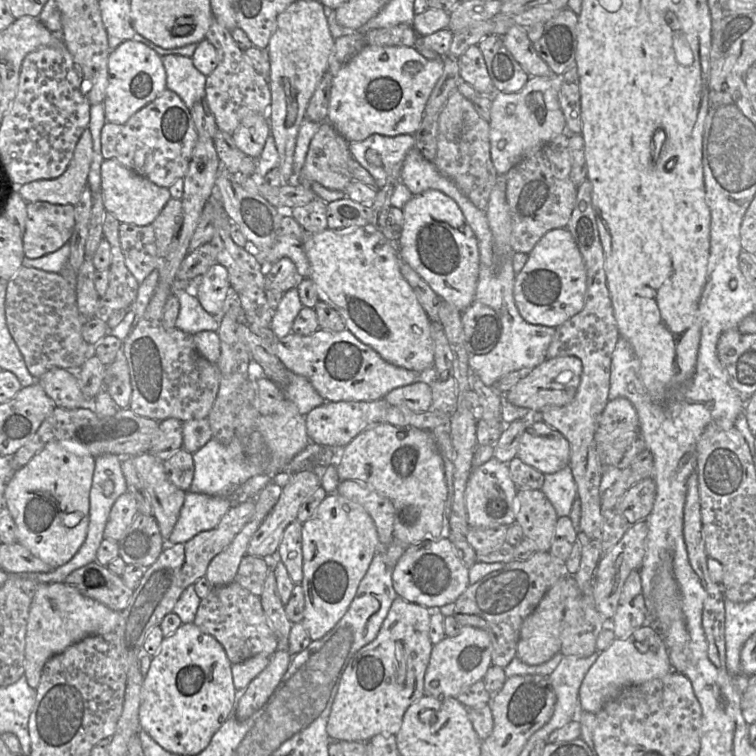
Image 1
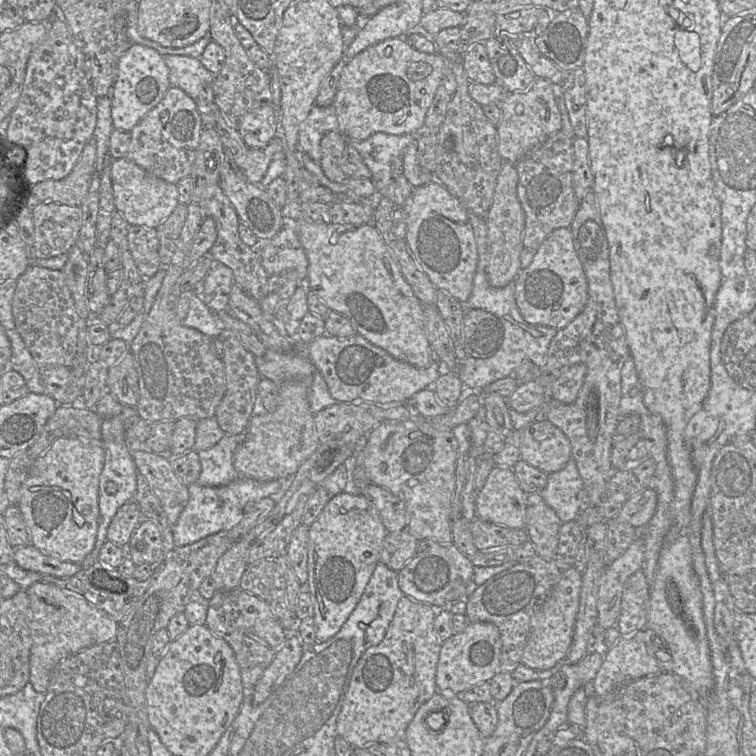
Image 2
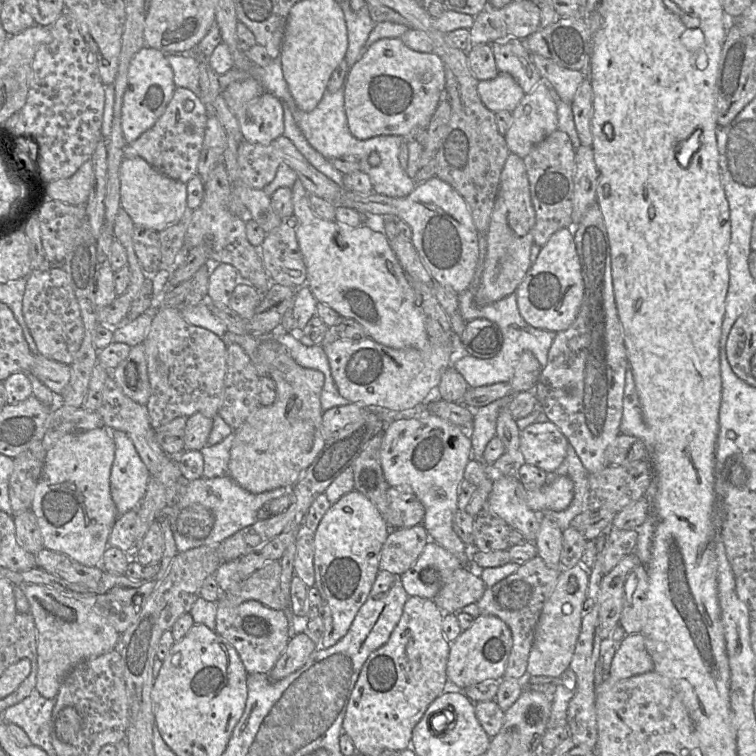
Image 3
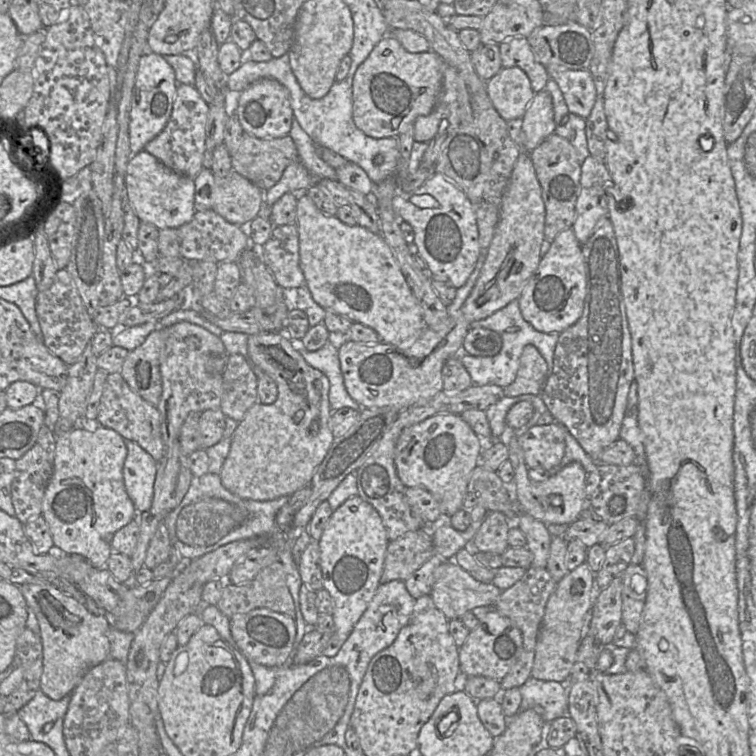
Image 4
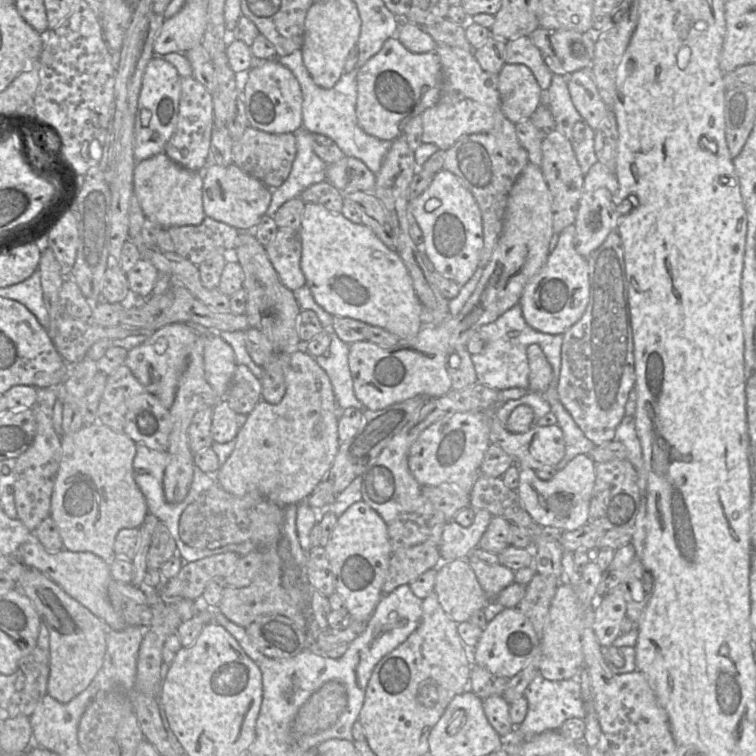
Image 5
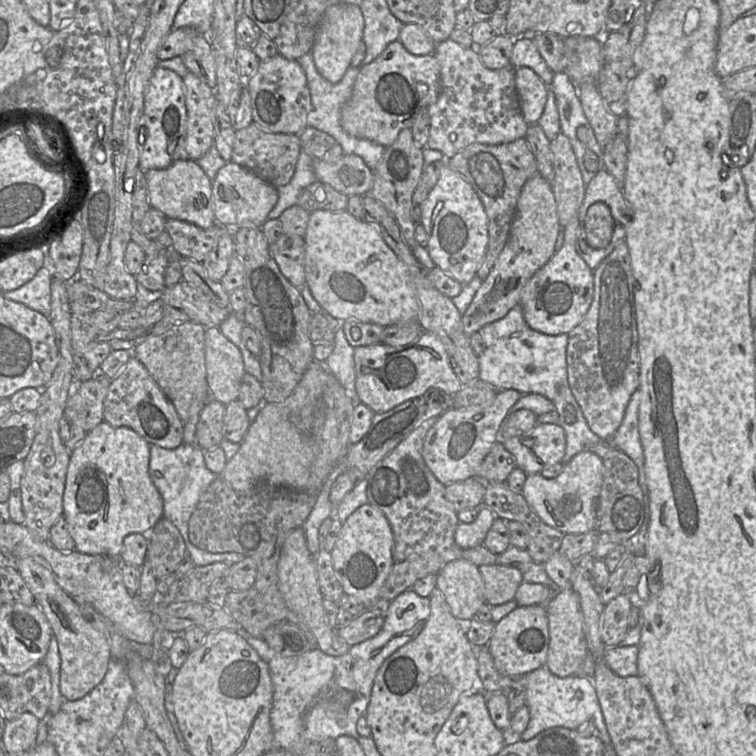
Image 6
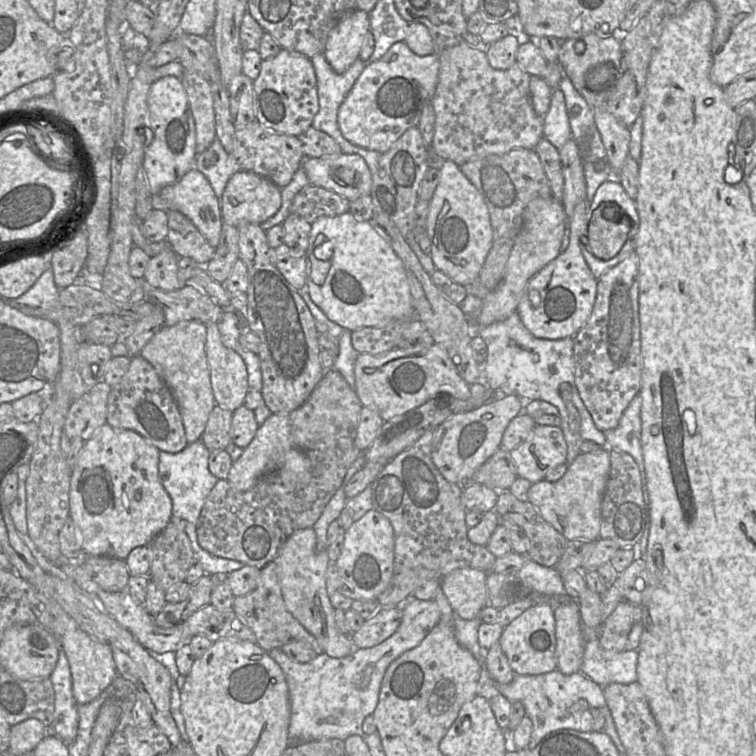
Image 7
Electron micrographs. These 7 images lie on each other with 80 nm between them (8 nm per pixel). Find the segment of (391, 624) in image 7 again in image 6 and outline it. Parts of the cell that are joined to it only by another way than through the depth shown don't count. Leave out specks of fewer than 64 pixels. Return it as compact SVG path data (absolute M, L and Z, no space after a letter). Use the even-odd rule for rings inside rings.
M368 609L346 627L335 630L351 647L376 636L383 628L385 617L385 609Z

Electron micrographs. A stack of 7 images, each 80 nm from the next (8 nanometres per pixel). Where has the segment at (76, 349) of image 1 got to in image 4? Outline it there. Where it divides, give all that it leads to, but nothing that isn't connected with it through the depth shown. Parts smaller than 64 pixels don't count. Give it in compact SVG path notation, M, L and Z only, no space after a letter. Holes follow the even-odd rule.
M58 269L53 284L39 291L35 310L45 346L68 366L76 363L100 328L88 314L74 281L65 269Z

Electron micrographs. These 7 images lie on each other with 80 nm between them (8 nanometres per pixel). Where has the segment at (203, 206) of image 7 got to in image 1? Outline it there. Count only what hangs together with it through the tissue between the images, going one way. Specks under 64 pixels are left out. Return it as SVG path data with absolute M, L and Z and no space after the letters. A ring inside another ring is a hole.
M104 160L102 162L100 178L100 192L105 210L113 214L120 223L137 226L150 225L171 198L168 188L157 186L116 160Z

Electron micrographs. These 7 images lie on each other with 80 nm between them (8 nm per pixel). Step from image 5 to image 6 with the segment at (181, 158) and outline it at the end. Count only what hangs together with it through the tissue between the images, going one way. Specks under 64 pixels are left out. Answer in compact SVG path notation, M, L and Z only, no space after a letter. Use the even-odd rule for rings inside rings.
M191 72L182 82L187 111L185 152L187 160L197 161L213 145L215 92Z

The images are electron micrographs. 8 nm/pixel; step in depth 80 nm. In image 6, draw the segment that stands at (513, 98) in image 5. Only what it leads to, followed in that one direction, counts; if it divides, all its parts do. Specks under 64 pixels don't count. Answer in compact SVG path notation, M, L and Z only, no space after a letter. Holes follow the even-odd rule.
M528 67L515 68L515 86L525 121L532 125L542 116L548 97L548 87Z

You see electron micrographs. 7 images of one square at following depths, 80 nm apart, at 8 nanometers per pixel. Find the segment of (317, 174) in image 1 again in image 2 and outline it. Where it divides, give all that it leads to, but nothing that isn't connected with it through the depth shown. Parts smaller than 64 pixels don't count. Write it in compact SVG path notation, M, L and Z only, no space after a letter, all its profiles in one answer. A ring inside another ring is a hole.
M335 131L325 133L320 141L321 158L318 164L331 182L344 183L347 179L339 168L339 159L347 146L347 139Z

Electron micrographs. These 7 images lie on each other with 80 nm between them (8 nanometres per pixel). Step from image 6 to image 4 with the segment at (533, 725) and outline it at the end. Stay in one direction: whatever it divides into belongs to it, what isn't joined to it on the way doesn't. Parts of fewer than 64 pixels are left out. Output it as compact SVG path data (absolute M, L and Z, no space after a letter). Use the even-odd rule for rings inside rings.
M530 677L519 689L521 710L536 709L546 724L567 715L568 687L565 683Z

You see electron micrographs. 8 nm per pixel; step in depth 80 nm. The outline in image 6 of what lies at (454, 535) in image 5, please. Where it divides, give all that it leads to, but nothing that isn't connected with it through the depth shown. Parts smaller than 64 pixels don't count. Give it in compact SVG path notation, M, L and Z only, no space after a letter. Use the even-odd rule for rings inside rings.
M481 506L473 523L459 522L455 530L455 542L462 549L481 546L497 515L487 506Z

